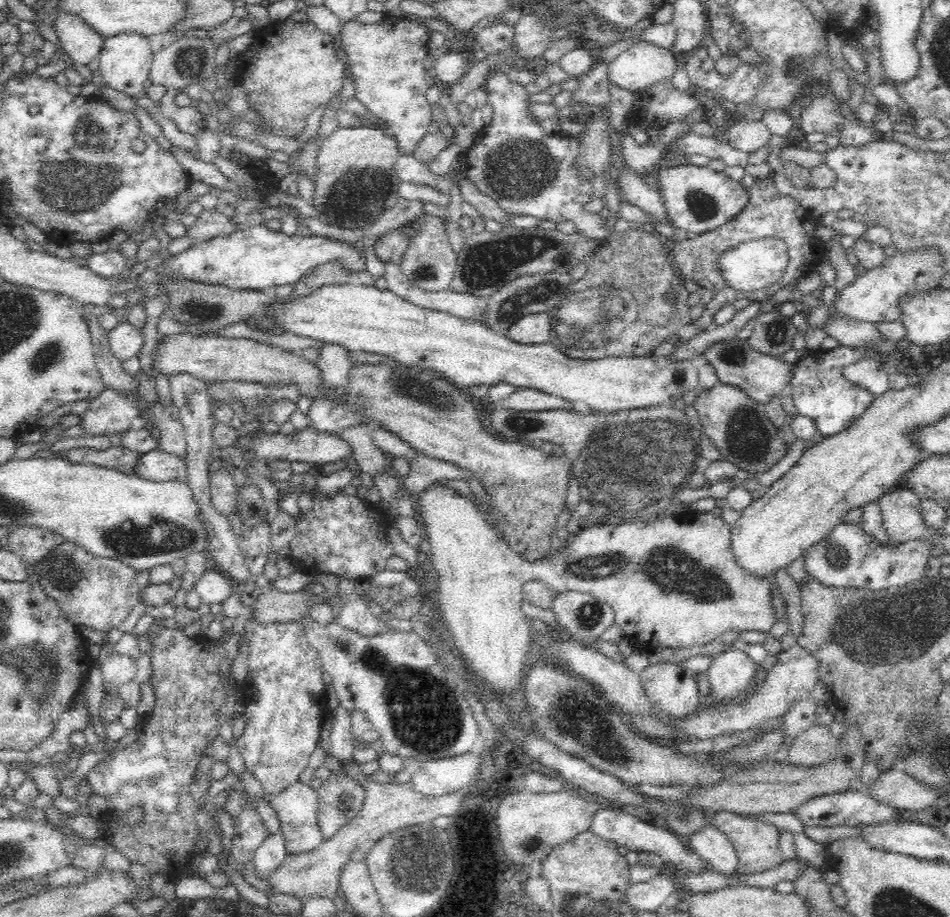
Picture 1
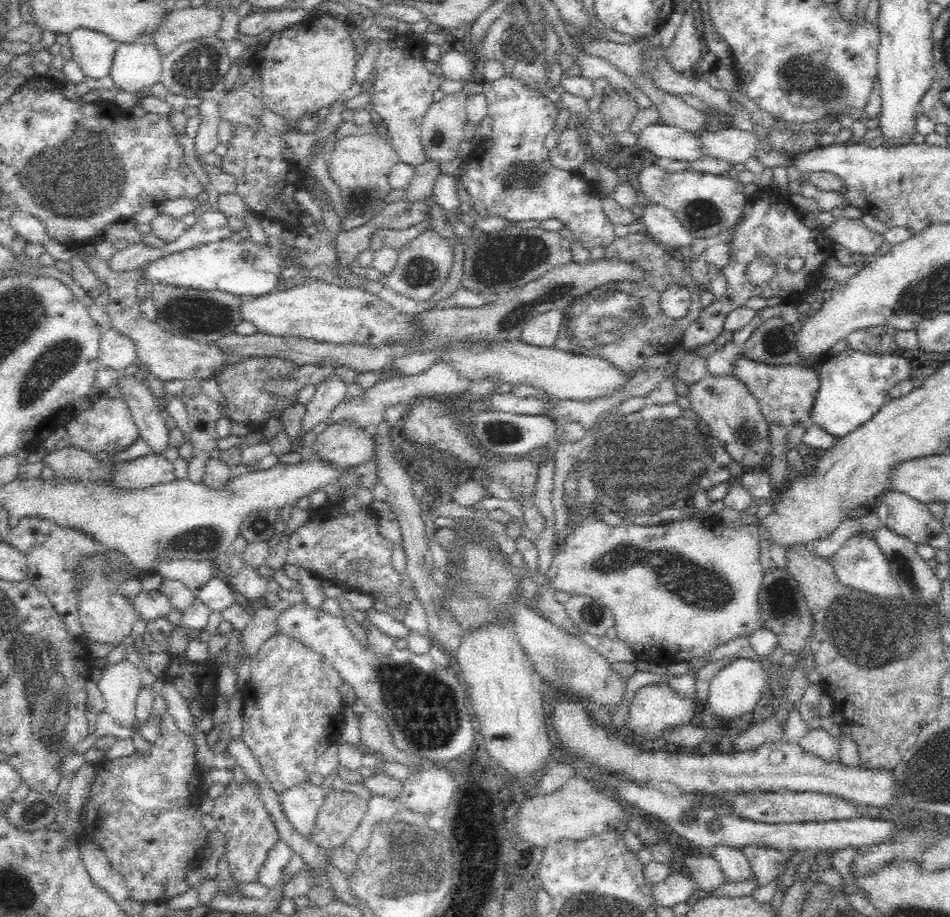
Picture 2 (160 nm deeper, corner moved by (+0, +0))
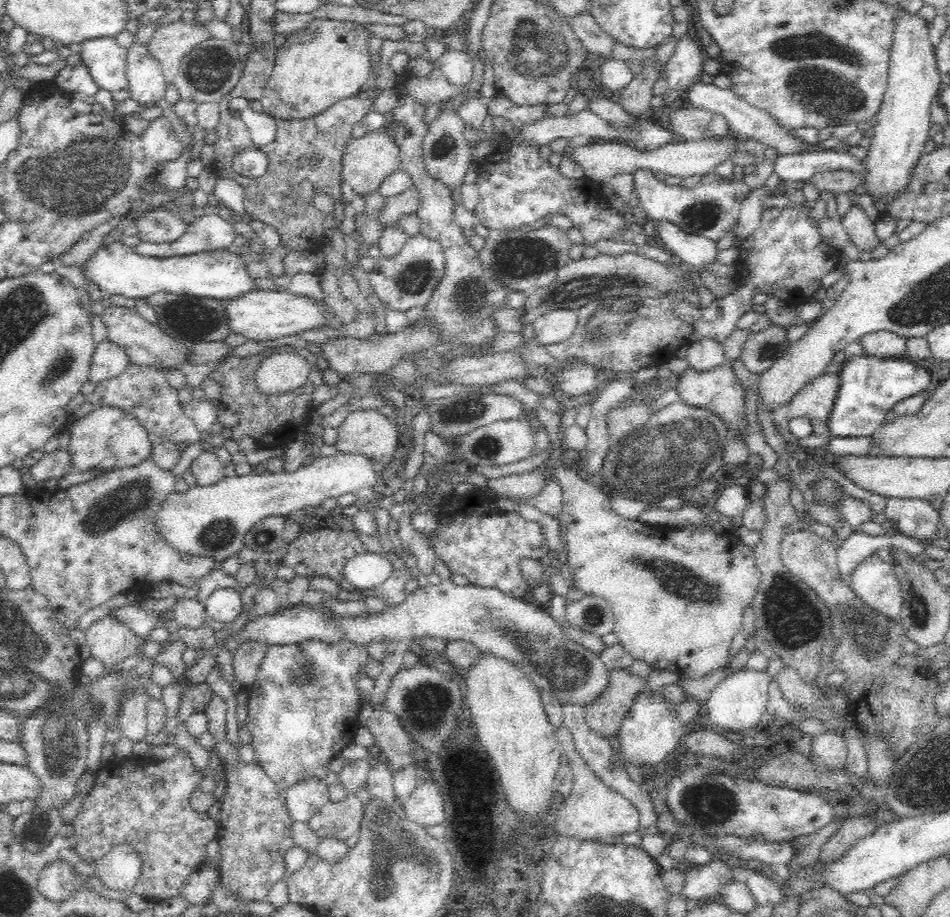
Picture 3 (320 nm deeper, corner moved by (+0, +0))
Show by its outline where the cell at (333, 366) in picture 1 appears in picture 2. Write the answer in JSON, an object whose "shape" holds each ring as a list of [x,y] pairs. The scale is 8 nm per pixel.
{"shape":[[[336,374],[326,375],[316,383],[316,393],[307,403],[301,422],[301,432],[312,432],[313,426],[324,422],[327,414],[348,395],[348,385]]]}

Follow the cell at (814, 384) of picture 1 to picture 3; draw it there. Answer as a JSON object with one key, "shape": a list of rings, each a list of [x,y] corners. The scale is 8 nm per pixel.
{"shape":[[[852,356],[837,373],[838,388],[827,418],[832,437],[869,437],[886,418],[886,414],[903,398],[930,388],[930,374],[916,362],[902,358]]]}

